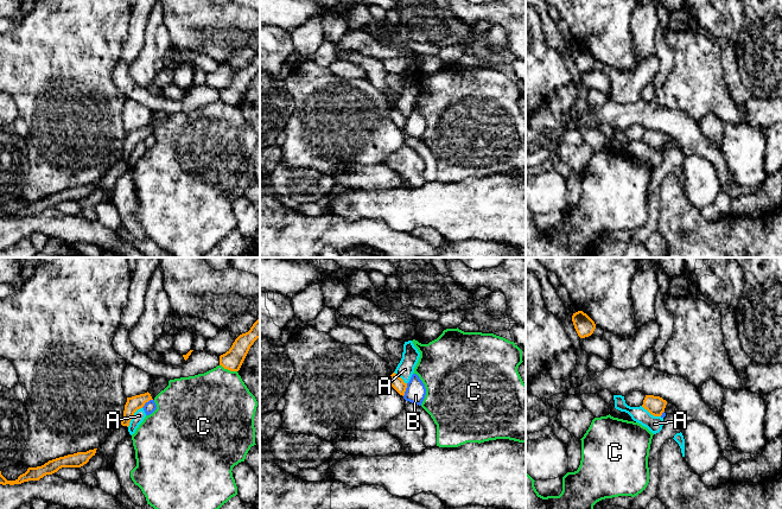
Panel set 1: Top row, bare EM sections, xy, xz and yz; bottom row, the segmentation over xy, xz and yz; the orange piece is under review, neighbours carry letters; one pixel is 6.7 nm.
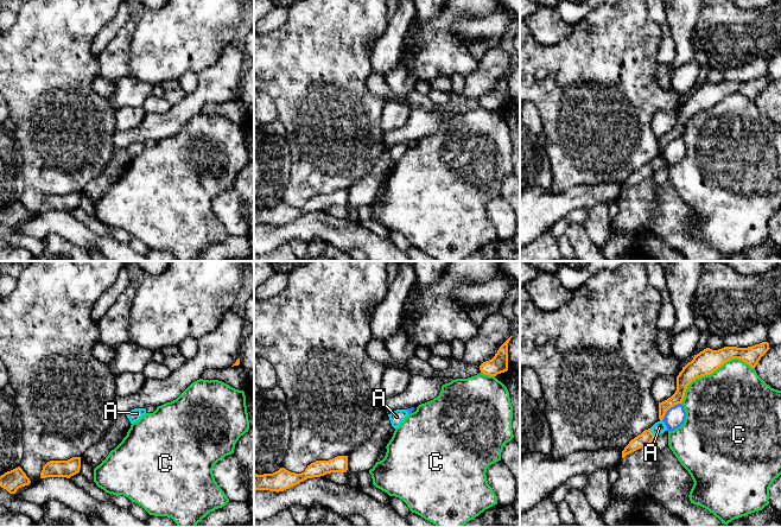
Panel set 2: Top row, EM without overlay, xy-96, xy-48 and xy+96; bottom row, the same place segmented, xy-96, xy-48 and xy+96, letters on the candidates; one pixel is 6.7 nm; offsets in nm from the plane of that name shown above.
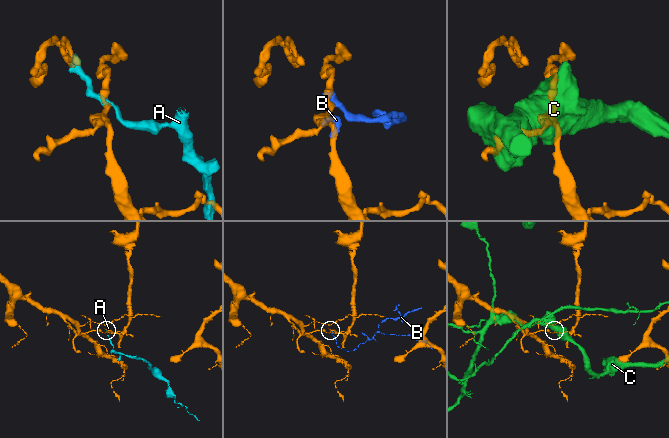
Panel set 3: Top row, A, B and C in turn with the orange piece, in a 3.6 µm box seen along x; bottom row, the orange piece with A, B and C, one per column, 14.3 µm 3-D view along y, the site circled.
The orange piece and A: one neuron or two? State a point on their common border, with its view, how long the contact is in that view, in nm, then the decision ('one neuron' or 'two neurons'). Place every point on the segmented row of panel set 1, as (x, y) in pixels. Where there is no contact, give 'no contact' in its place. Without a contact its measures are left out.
meets orange in xy at (132, 417); contact 170 nm long; two neurons

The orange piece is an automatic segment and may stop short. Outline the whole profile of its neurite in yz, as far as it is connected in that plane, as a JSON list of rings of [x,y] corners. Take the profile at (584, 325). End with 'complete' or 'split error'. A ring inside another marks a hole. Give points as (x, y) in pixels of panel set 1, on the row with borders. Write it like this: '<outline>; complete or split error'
[[[583,311],[573,313],[572,322],[580,338],[591,336],[596,329],[595,322]]]; complete

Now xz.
[[[393,373],[390,375],[389,383],[400,395],[402,396],[405,395],[407,383],[405,383],[403,380],[399,375]]]; complete

